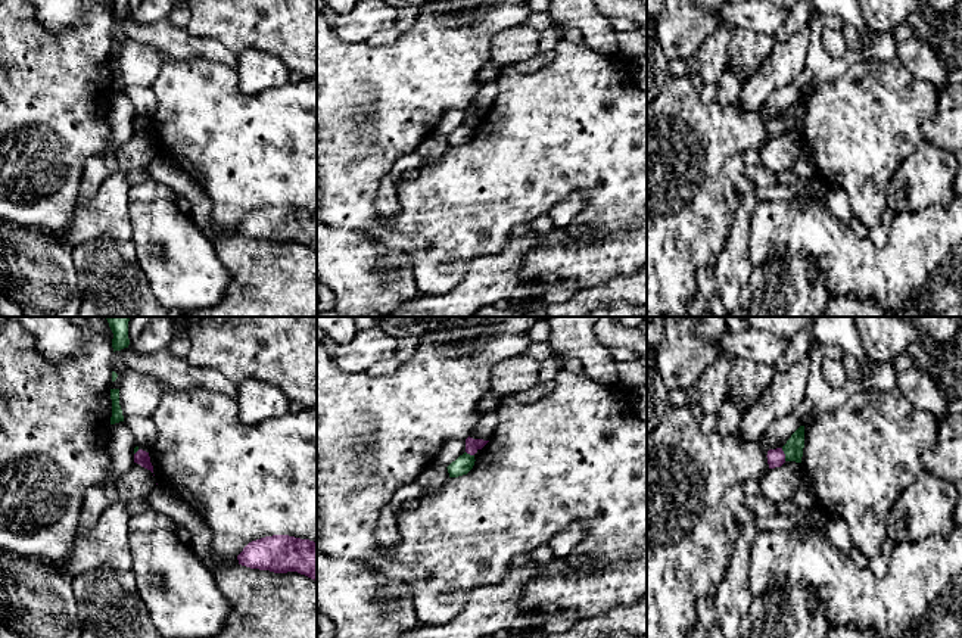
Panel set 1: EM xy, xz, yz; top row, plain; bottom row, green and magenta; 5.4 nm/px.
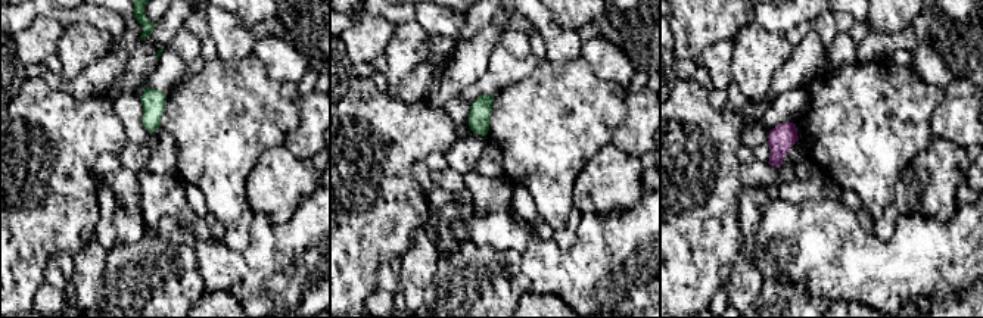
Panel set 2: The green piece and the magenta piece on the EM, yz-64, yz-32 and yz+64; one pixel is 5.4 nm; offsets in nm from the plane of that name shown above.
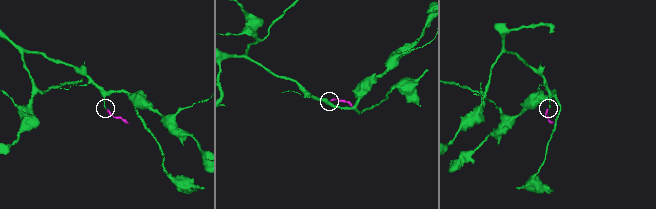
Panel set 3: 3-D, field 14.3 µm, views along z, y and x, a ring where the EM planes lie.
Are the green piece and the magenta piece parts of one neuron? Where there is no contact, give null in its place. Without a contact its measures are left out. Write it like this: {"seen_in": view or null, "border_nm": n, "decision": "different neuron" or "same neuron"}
{"seen_in": "yz", "border_nm": 80, "decision": "different neuron"}

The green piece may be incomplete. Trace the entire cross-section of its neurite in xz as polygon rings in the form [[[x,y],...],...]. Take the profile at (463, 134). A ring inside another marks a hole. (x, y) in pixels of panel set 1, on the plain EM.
[[[464,122],[446,137],[449,147],[458,147],[467,144],[473,139],[474,131],[476,131],[474,125]]]

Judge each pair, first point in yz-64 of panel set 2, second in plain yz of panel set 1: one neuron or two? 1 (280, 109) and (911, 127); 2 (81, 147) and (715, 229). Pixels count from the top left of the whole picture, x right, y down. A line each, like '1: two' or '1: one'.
1: one
2: one

